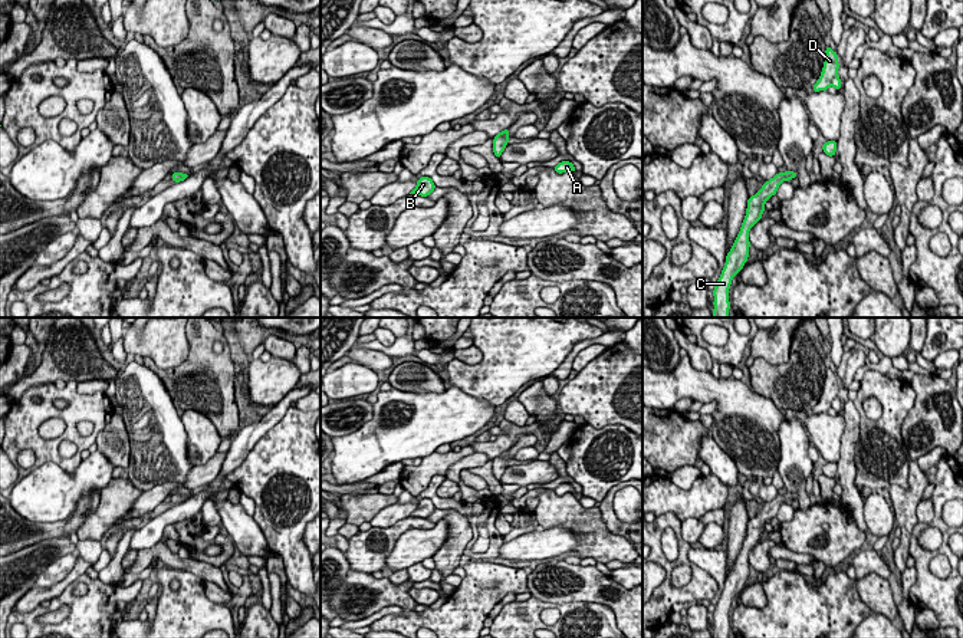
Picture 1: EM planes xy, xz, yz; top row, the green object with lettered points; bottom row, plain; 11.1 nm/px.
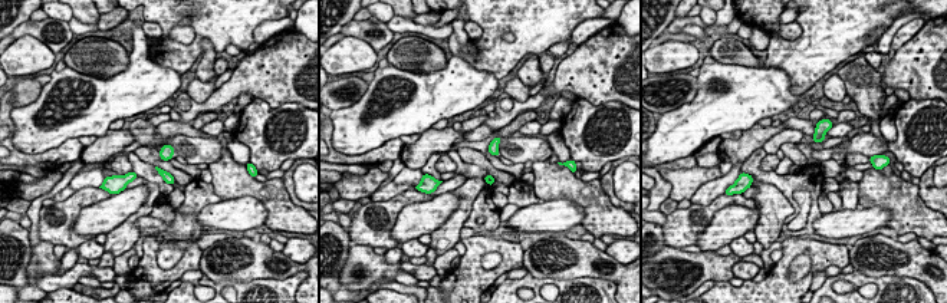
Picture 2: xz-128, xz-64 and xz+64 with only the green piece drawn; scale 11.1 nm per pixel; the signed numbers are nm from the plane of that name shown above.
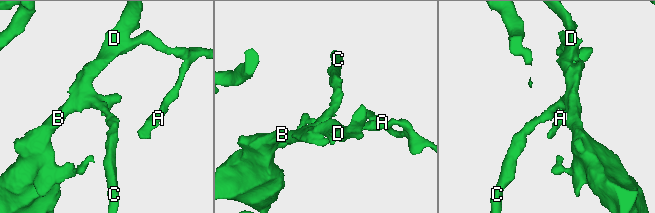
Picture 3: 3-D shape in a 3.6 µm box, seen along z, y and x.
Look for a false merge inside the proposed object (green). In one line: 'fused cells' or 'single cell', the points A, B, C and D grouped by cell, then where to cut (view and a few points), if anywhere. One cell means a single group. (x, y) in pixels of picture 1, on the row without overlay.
single cell | A B C D | no cut

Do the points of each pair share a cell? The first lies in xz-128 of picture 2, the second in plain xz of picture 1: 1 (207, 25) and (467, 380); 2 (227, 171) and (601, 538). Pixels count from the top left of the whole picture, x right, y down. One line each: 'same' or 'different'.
1: same
2: same

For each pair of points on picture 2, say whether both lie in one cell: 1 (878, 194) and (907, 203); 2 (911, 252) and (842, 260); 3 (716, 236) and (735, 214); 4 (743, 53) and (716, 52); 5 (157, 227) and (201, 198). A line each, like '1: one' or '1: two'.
1: one
2: two
3: one
4: one
5: one

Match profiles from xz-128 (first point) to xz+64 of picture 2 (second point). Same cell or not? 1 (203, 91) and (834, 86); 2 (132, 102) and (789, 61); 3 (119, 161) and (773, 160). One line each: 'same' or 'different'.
1: same
2: different
3: same

